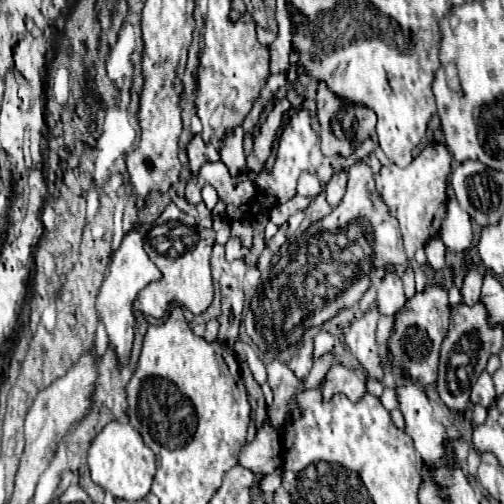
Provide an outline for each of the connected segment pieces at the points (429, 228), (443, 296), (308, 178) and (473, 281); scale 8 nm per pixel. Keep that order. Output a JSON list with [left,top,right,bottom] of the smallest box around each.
[[375,145,451,259],[387,285,451,387],[297,171,321,195],[461,267,481,307]]

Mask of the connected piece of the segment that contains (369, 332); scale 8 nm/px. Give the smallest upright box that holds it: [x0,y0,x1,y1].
[343,309,383,381]

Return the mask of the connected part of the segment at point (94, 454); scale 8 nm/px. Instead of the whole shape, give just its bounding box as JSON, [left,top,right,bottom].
[87,421,157,501]

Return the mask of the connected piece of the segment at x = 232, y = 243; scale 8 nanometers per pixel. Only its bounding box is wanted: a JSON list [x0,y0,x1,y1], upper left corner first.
[225,237,249,261]

